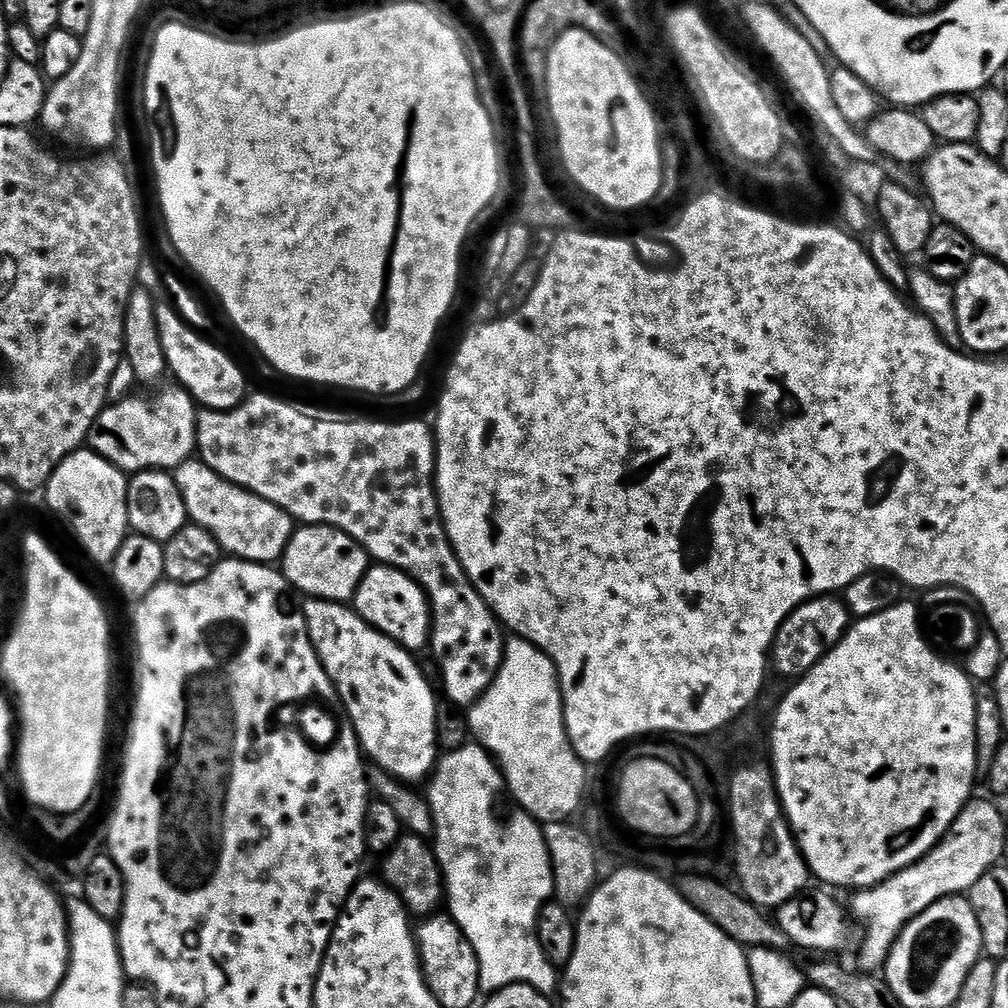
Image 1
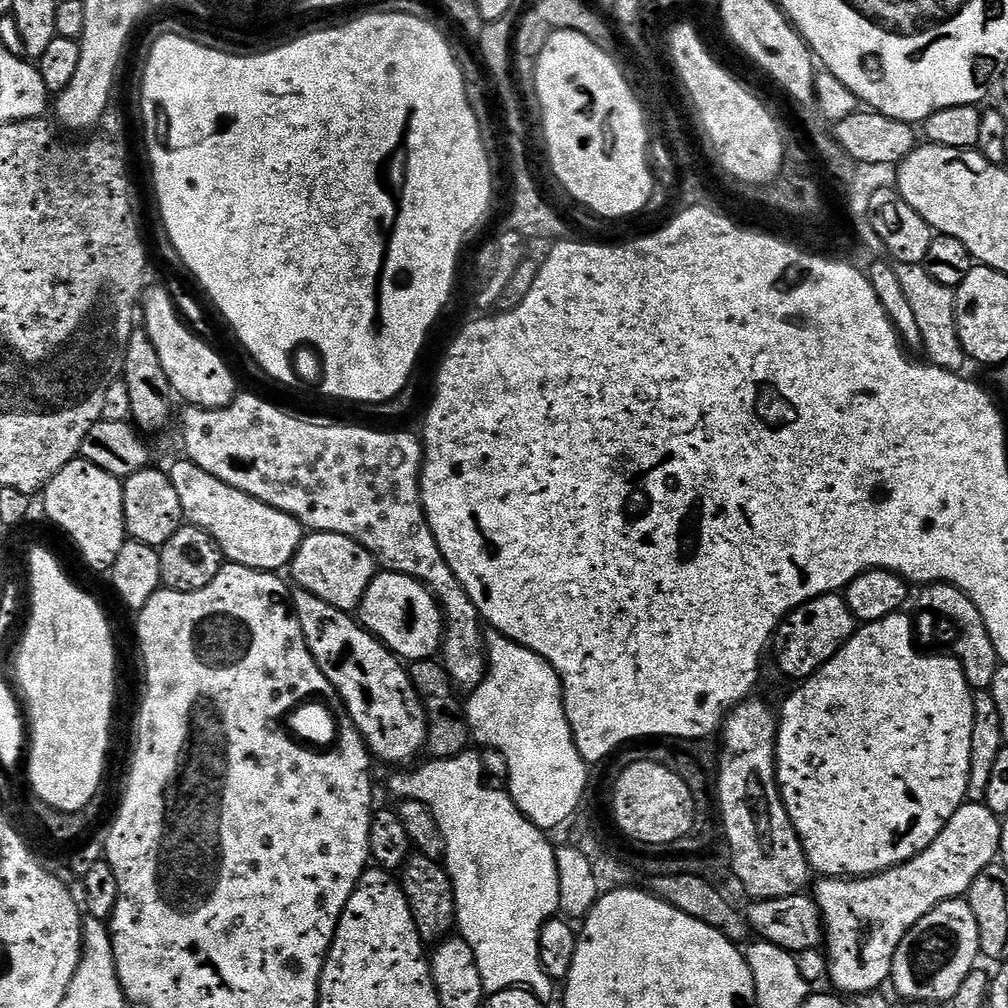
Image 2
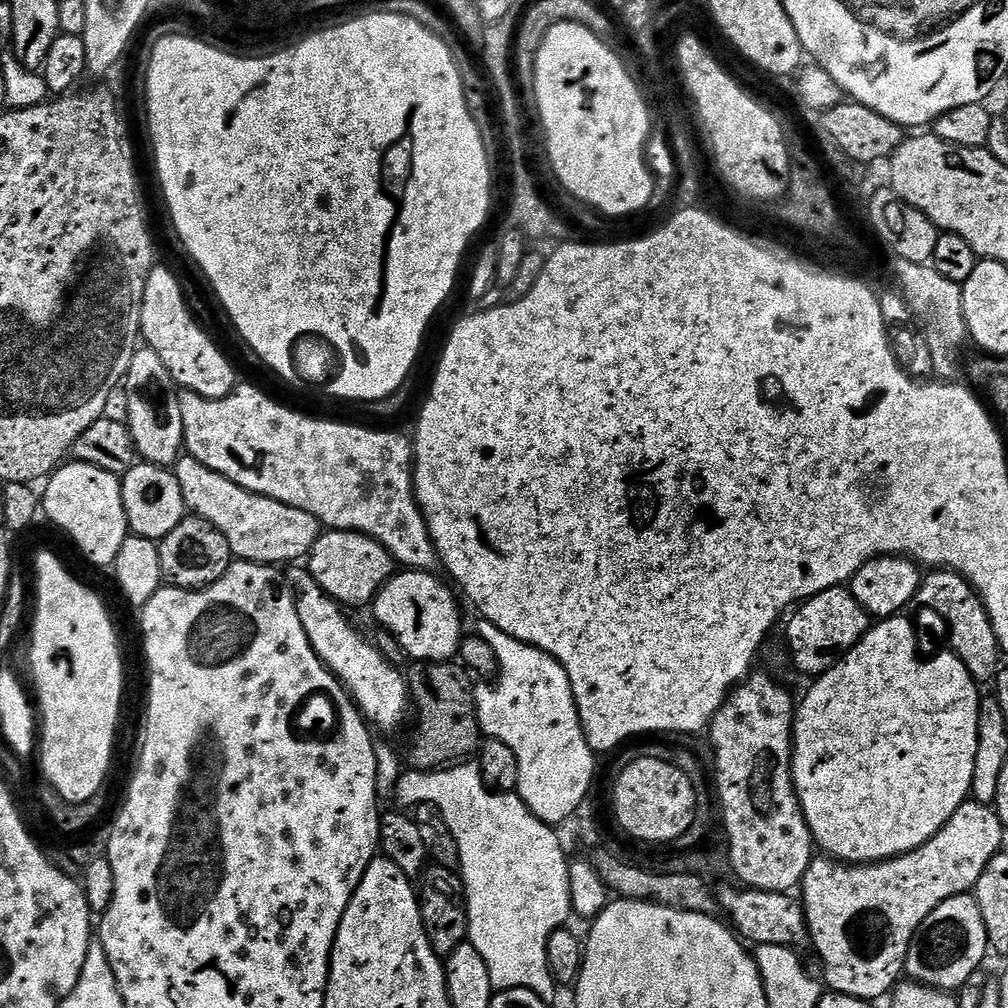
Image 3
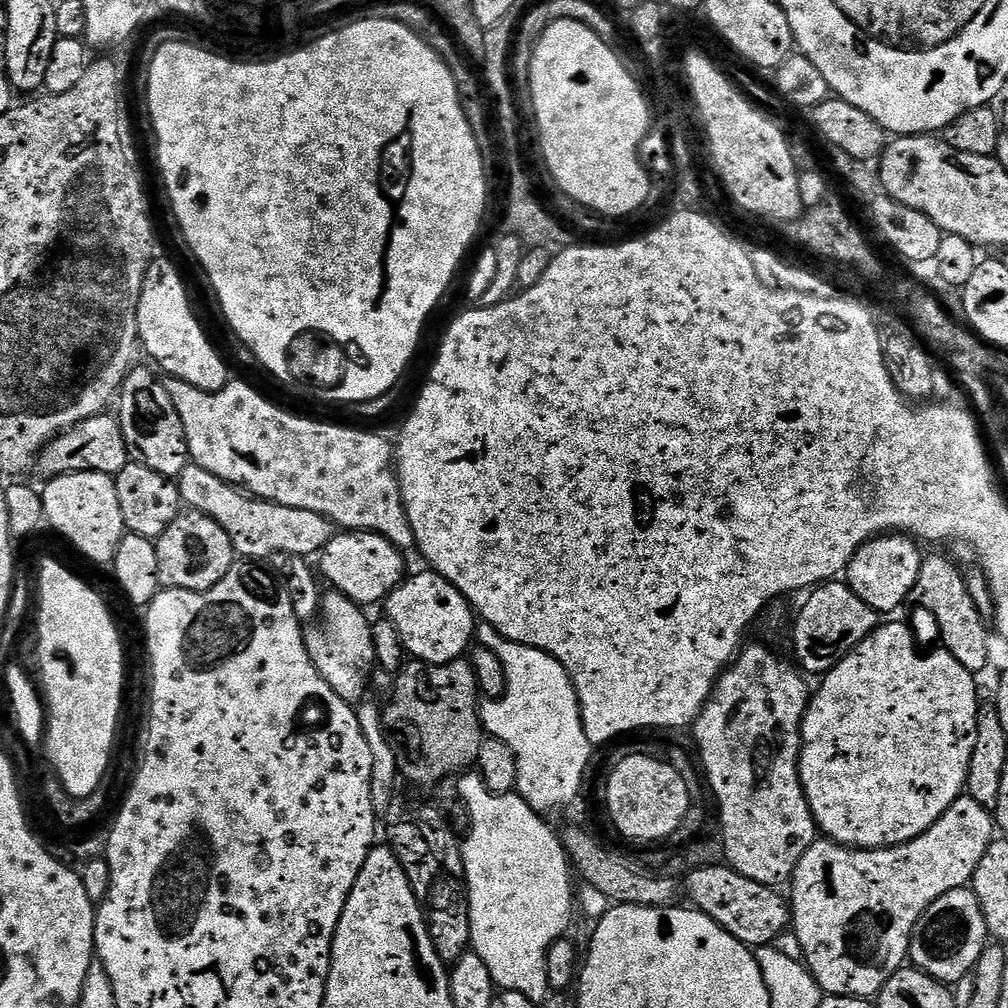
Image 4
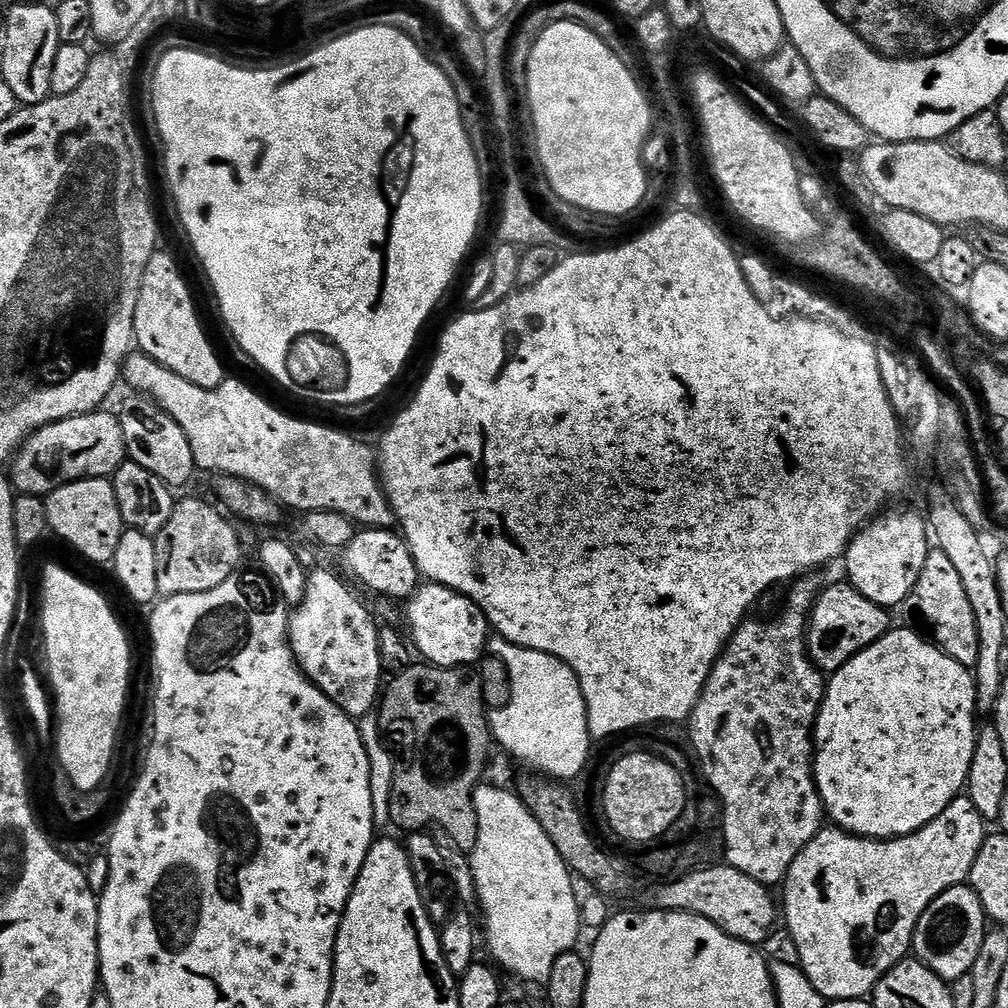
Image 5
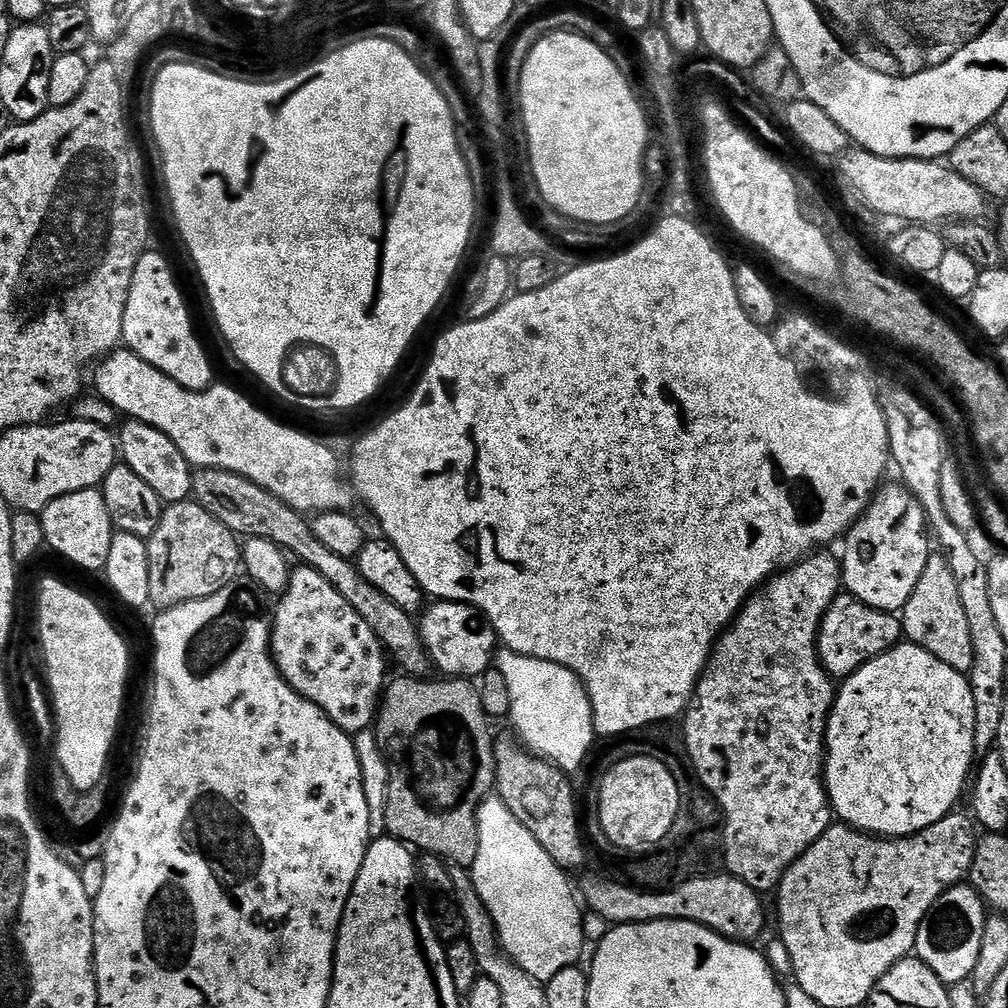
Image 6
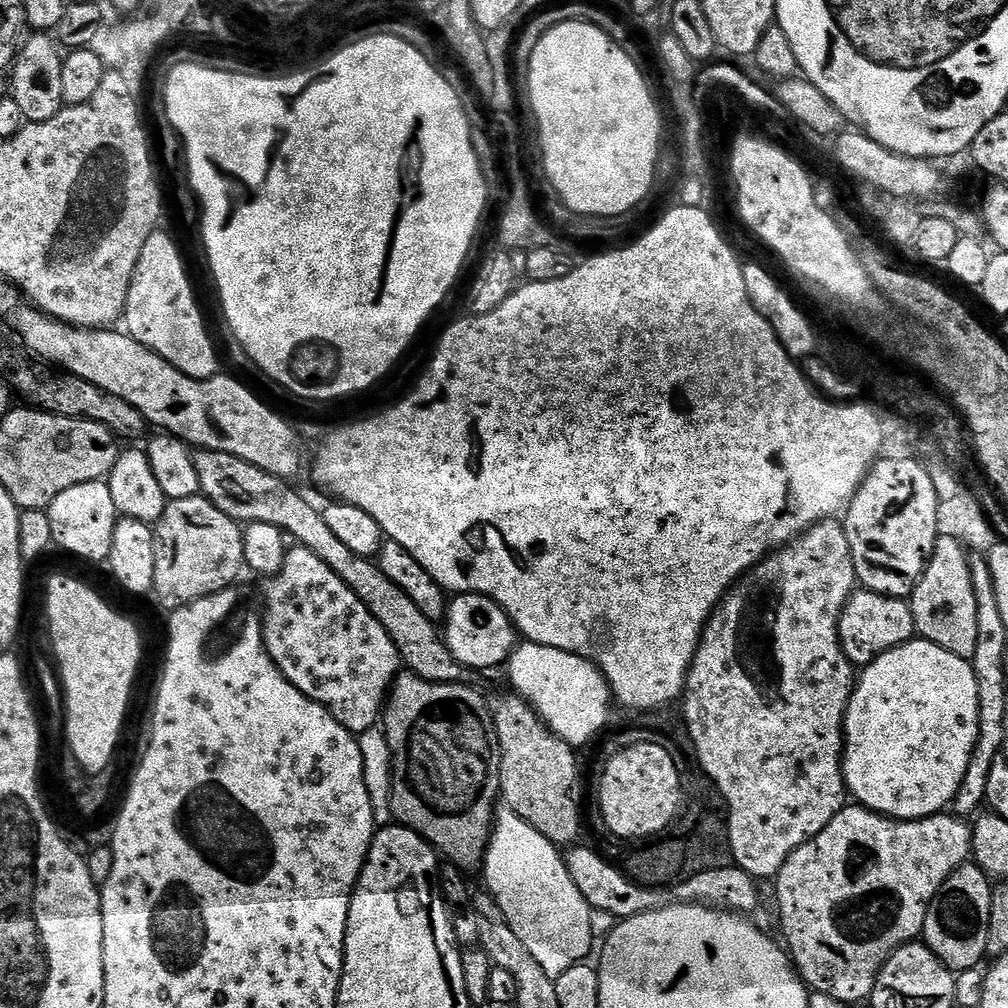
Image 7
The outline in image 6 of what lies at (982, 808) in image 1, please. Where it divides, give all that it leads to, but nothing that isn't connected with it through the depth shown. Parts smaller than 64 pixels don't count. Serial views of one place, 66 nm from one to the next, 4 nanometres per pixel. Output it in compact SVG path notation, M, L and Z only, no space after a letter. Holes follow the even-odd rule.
M960 810L953 811L947 816L943 816L938 822L934 822L930 827L923 828L920 832L901 835L899 838L884 838L879 840L879 835L869 834L864 830L857 830L843 822L833 823L818 839L811 844L799 856L796 863L779 877L780 884L780 928L784 931L784 944L788 947L788 952L792 955L792 964L796 967L796 972L804 980L821 980L824 984L829 984L842 999L848 1004L860 1004L868 995L877 991L880 979L891 970L899 960L907 957L915 949L916 936L920 932L920 926L928 918L928 911L934 906L936 899L941 896L947 888L952 888L955 884L961 883L964 876L973 871L976 863L976 841L977 825L971 815L963 816Z

